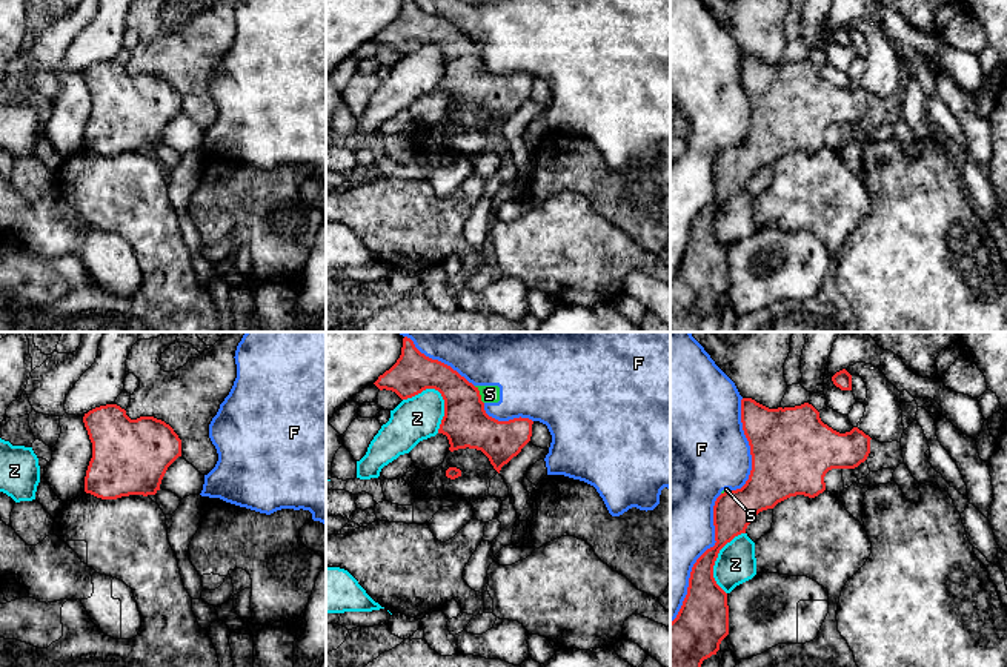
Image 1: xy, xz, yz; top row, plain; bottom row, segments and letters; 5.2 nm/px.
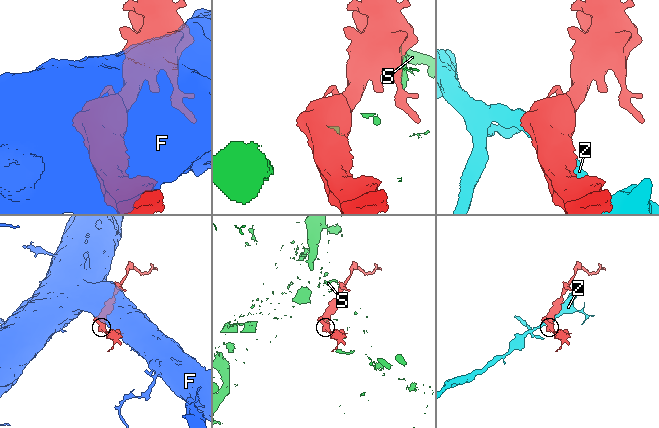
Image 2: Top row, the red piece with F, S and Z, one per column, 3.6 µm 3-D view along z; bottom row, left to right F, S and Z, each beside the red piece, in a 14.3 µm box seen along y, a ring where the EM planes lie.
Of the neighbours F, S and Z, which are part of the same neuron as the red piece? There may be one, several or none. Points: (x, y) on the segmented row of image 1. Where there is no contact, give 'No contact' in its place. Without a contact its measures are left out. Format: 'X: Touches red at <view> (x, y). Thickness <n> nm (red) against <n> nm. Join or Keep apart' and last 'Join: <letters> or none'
F: Touches red at yz (698, 558). Thickness 220 nm (red) against 440 nm. Keep apart
S: Touches red at xz (480, 395). Thickness 240 nm (red) against 100 nm. Keep apart
Z: Touches red at xz (442, 395). Thickness 240 nm (red) against 240 nm. Keep apart
Join: none

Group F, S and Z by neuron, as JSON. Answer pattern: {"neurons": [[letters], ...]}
{"neurons": [["F", "S"], ["Z"]]}

